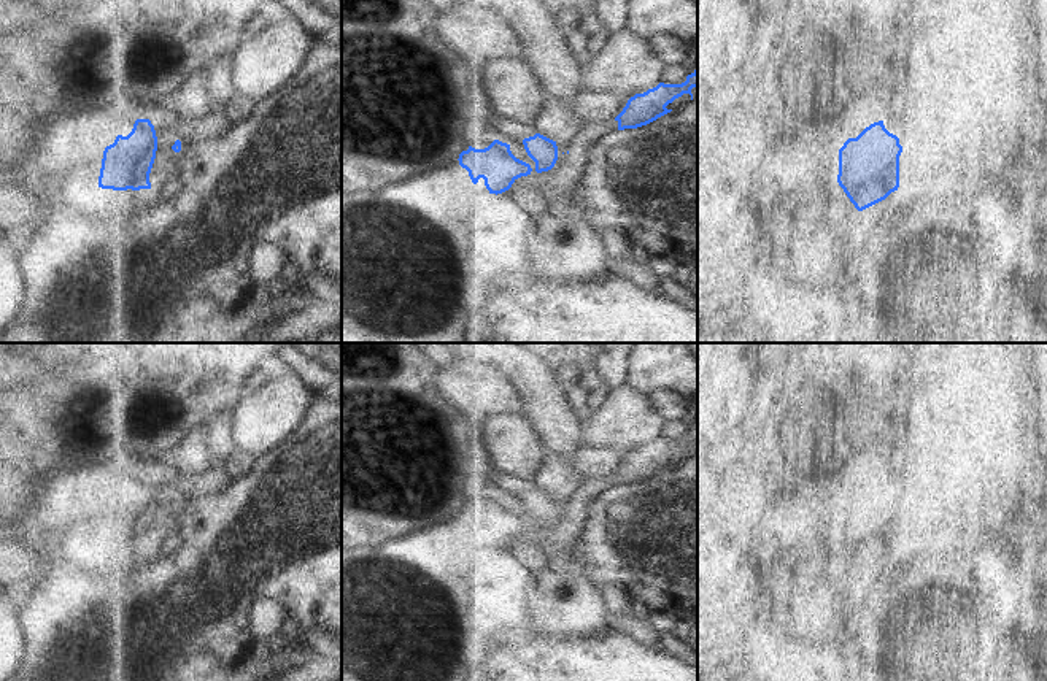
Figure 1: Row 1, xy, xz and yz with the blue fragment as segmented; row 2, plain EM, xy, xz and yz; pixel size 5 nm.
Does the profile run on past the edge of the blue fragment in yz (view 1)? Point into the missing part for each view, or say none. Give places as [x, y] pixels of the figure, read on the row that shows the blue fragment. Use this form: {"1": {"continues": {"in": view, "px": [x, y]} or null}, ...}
{"1": {"continues": {"in": "yz", "px": [898, 123]}}}

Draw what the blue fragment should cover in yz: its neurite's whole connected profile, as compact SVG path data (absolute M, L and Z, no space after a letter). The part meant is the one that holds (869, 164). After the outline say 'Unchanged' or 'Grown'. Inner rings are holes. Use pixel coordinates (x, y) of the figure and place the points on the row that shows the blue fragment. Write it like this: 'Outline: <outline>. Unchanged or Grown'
Outline: M901 103L885 121L871 124L839 149L837 183L858 211L898 190L899 156L910 121L910 106Z. Grown

